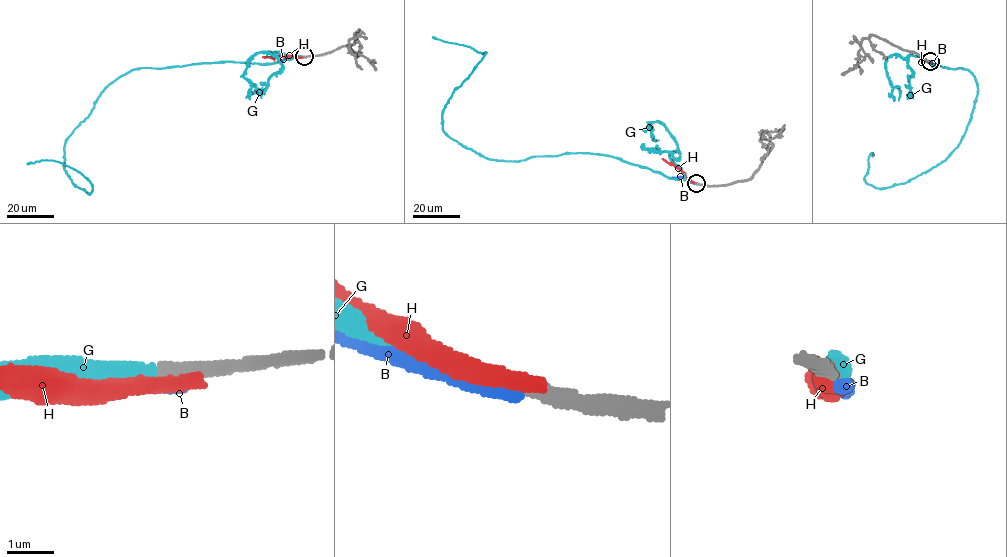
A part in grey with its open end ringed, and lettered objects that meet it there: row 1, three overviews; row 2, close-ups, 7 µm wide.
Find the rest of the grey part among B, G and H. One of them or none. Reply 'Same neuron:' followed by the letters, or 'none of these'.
Same neuron: G

